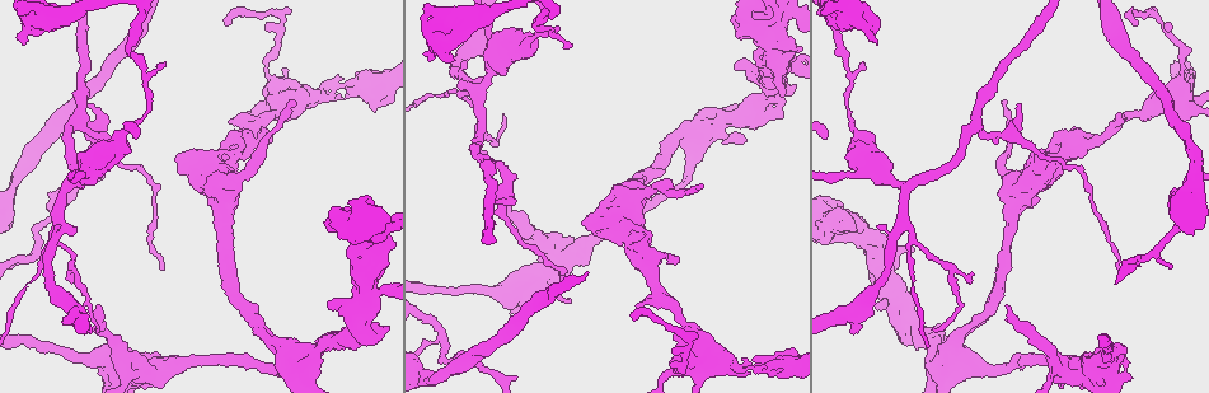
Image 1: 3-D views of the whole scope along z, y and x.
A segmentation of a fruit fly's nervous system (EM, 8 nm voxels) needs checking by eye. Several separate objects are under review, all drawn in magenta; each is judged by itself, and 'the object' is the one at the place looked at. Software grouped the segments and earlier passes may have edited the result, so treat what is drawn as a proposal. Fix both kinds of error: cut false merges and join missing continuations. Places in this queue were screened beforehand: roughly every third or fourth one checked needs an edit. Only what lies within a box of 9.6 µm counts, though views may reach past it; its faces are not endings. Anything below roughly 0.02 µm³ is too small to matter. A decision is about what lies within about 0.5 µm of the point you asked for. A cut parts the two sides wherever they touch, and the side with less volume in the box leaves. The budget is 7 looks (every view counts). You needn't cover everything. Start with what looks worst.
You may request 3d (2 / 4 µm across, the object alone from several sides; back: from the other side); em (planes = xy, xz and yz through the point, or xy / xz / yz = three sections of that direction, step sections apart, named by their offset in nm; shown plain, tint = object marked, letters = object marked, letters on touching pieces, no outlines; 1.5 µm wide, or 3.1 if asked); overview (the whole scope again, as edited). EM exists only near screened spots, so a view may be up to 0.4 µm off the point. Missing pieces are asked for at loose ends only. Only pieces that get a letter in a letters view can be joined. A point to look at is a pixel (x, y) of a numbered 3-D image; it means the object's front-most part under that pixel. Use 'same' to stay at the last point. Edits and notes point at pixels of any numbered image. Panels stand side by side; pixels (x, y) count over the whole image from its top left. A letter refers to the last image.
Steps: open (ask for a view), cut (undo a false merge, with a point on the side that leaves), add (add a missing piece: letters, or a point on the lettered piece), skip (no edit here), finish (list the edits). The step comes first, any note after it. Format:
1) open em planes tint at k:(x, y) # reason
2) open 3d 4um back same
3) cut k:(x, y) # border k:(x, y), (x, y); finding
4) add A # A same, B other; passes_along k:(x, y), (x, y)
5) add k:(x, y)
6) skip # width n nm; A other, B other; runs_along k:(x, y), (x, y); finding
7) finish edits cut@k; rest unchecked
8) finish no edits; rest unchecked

open em xz step 4 letters at 1:(100, 307) # branch stops here

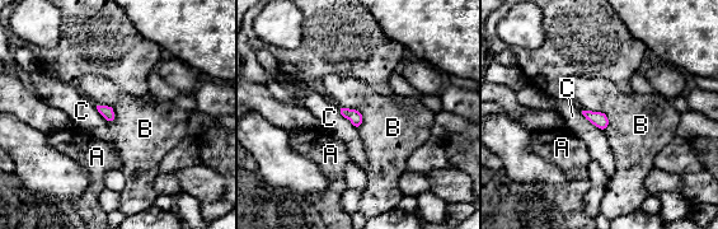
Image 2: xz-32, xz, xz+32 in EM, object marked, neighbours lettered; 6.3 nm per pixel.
open em planes letters same

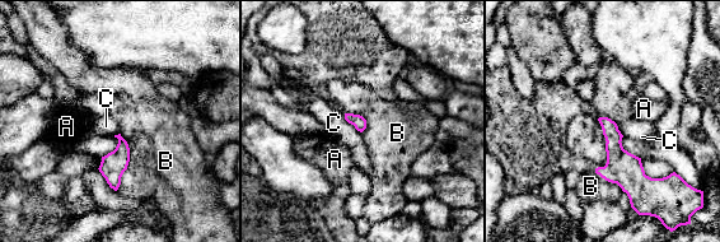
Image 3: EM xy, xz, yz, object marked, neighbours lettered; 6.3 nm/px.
skip # longest_contact B 360 nm; A other, B other, C other; no lettered piece goes on from it

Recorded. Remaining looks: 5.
open 3d 2um at 1:(368, 85) # thick turns thin

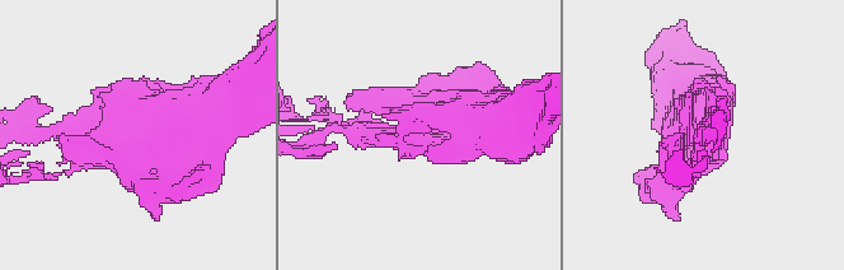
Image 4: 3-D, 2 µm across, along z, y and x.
open em planes letters at 4:(142, 128) # shape alone is not enough

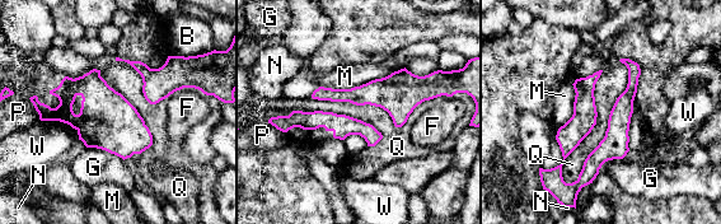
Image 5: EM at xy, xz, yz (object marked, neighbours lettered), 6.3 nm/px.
skip # B other, F other, G other, M other, N other, P other, Q other, W other; border 5:(586, 158), (579, 176), (566, 183); all the same neuron

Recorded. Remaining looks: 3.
open em 3.1um planes letters at 1:(498, 202) # an open end

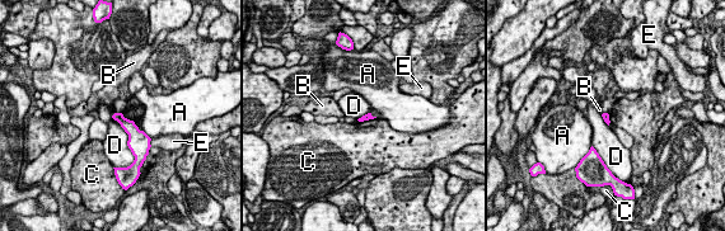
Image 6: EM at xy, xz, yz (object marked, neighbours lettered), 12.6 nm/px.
skip # A other, B other, C other, D other, E other; border 6:(375, 117), (360, 122); no lettered piece goes on from it

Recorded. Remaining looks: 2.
finish no edits; rest unchecked

